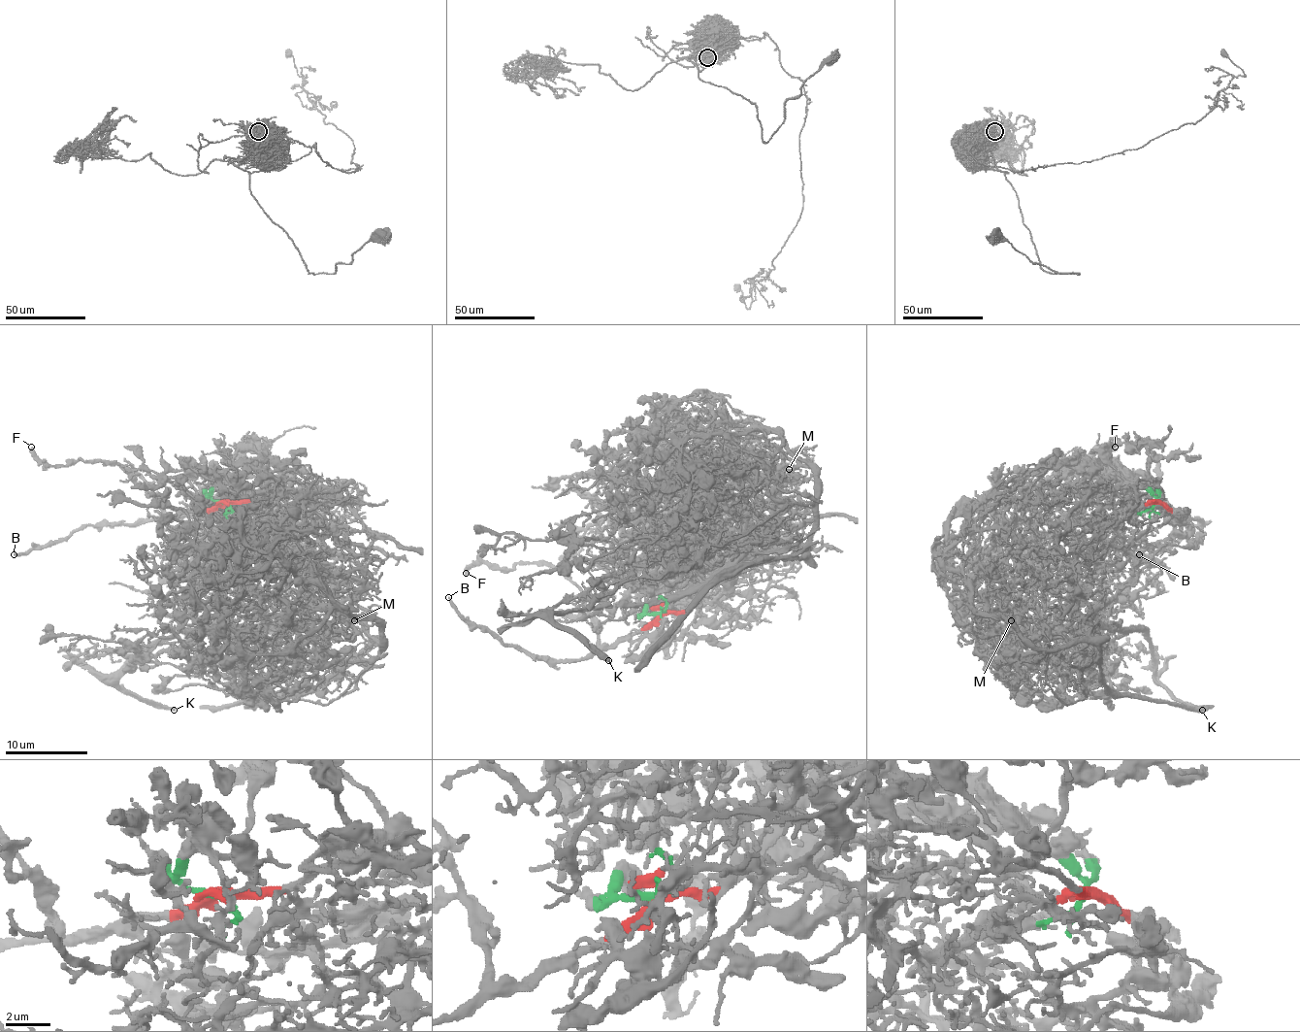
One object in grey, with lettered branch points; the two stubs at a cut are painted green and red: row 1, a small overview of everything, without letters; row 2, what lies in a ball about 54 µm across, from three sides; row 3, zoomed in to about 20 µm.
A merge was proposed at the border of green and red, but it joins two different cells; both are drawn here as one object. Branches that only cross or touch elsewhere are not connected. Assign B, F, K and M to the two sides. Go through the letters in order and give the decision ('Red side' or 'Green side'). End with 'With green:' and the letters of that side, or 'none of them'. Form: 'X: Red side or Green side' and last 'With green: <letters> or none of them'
B: Red side
F: Red side
K: Green side
M: Green side
With green: K, M

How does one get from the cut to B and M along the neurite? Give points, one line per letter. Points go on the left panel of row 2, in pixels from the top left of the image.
B: (224, 502), (193, 515), (84, 525), (51, 544), (15, 554)
M: (224, 502), (222, 577), (261, 600), (259, 616), (354, 620)

